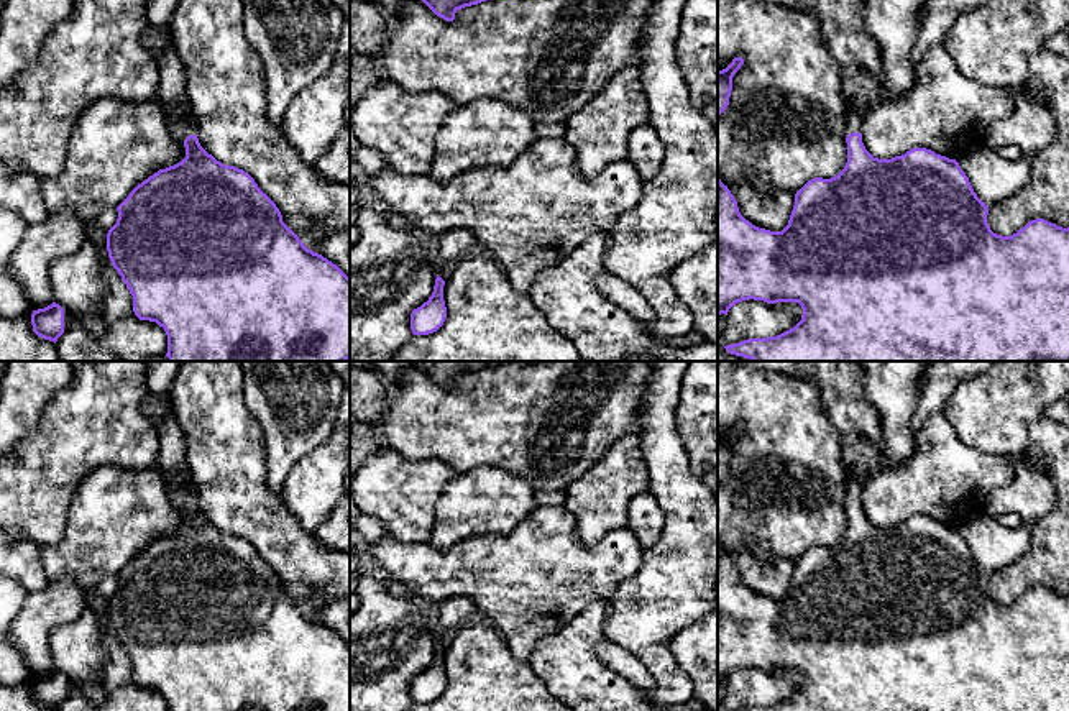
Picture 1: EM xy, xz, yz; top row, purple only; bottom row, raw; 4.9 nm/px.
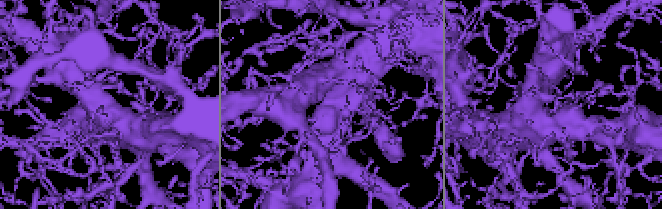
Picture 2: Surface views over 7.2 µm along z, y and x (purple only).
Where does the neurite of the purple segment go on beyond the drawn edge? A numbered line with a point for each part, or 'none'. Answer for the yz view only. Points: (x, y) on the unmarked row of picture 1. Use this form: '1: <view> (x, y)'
1: yz (854, 488)

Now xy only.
1: xy (173, 450)

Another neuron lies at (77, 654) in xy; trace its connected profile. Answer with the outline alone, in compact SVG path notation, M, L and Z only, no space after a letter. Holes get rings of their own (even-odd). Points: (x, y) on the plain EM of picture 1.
M85 608L77 621L56 627L48 645L54 670L76 686L85 700L95 704L102 703L105 700L102 672L107 665L107 650L102 645L99 616Z

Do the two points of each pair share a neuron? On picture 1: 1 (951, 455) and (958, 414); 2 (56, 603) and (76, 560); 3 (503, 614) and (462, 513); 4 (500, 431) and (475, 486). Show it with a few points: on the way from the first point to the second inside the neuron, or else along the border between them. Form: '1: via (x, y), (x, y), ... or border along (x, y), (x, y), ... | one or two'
1: border along (941, 412), (966, 444), (987, 452) | two
2: border along (50, 580), (69, 577), (86, 593) | two
3: border along (509, 532), (470, 536), (445, 550), (434, 545) | two
4: border along (458, 472), (503, 468), (521, 478) | two

